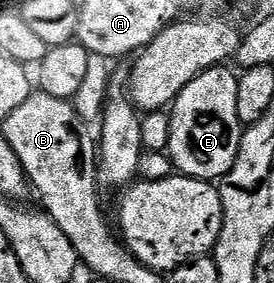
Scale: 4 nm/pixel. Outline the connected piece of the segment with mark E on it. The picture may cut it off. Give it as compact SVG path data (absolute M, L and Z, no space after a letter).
M220 65L203 71L196 79L189 81L189 85L185 85L185 89L181 89L181 93L169 108L171 132L169 133L167 151L171 156L174 170L178 174L187 175L191 179L219 181L229 173L229 169L233 169L233 165L237 161L245 127L237 117L237 85L239 80L236 72L231 72L229 68L230 66Z

